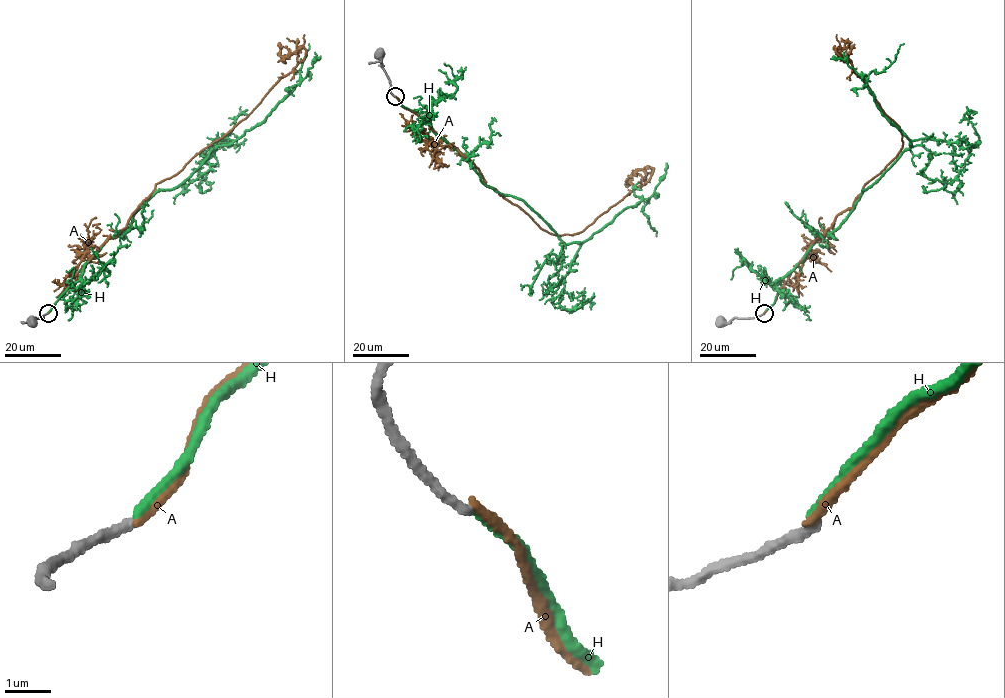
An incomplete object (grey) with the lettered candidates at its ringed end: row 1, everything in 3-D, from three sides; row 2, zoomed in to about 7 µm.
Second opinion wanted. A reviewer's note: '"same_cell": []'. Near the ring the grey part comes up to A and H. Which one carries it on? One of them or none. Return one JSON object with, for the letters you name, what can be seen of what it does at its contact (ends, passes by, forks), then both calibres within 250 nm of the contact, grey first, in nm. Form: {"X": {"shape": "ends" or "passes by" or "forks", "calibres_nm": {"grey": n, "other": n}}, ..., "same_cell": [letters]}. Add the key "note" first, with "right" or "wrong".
{"note": "wrong", "A": {"shape": "ends", "calibres_nm": {"grey": 220, "other": 190}}, "same_cell": ["A"]}

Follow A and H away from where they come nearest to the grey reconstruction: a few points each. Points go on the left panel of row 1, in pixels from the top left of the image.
A: (48, 313), (96, 251), (127, 225), (155, 185), (228, 133), (303, 60), (302, 47), (281, 57), (278, 43)
H: (48, 313), (157, 192), (178, 187), (218, 146), (231, 144), (270, 113), (300, 82), (295, 72), (309, 43)

